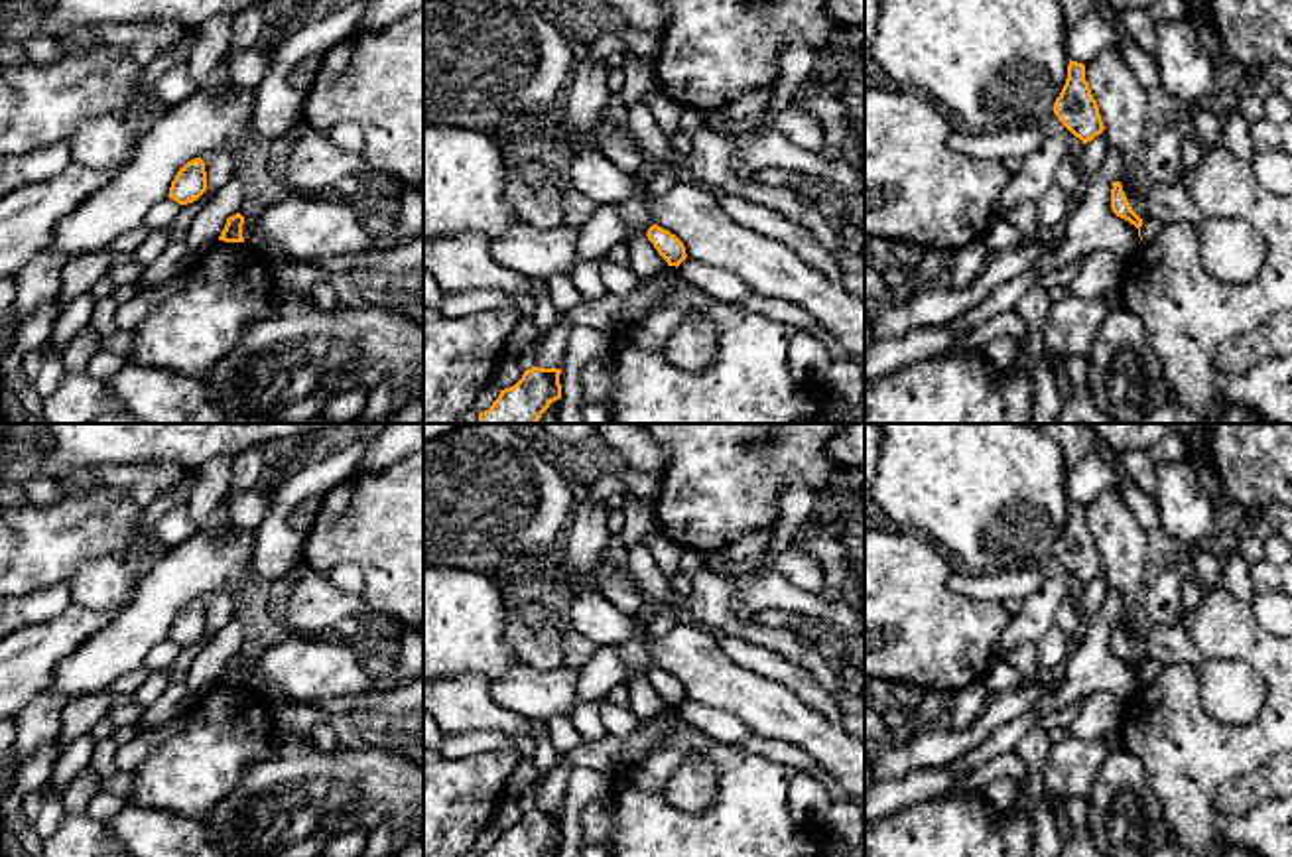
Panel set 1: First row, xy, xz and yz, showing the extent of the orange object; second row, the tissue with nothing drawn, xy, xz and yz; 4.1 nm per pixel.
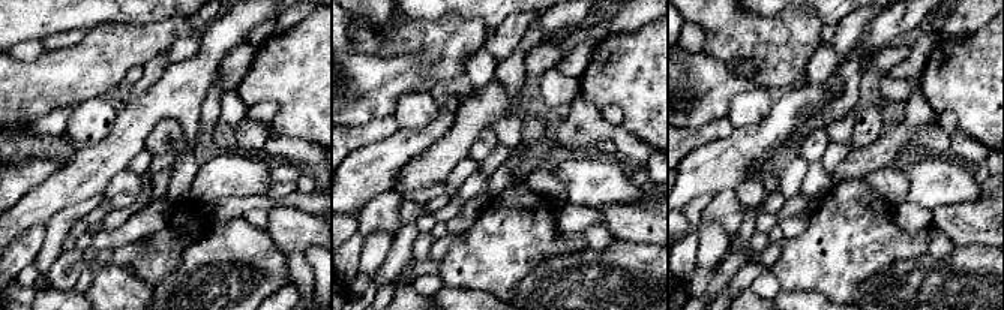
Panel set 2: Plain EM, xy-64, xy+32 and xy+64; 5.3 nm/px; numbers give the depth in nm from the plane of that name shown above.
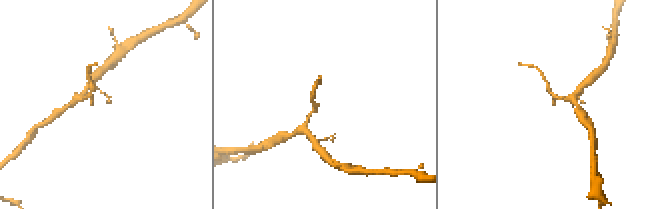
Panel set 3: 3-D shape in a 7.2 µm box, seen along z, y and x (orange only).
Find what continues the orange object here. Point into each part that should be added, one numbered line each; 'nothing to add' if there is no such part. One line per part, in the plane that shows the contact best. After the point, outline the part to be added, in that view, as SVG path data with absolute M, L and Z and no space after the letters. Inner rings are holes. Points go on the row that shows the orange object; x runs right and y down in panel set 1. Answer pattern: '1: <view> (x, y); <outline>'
nothing to add

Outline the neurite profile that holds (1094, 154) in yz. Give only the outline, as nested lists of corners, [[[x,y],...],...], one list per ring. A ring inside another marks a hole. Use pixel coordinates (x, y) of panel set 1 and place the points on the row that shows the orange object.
[[[1105,130],[1083,146],[1075,156],[1083,183],[1105,164],[1109,156],[1109,140]]]

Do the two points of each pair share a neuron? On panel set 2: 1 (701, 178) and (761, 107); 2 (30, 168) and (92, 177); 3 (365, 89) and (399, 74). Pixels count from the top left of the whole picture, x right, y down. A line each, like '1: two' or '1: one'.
1: two
2: two
3: one

